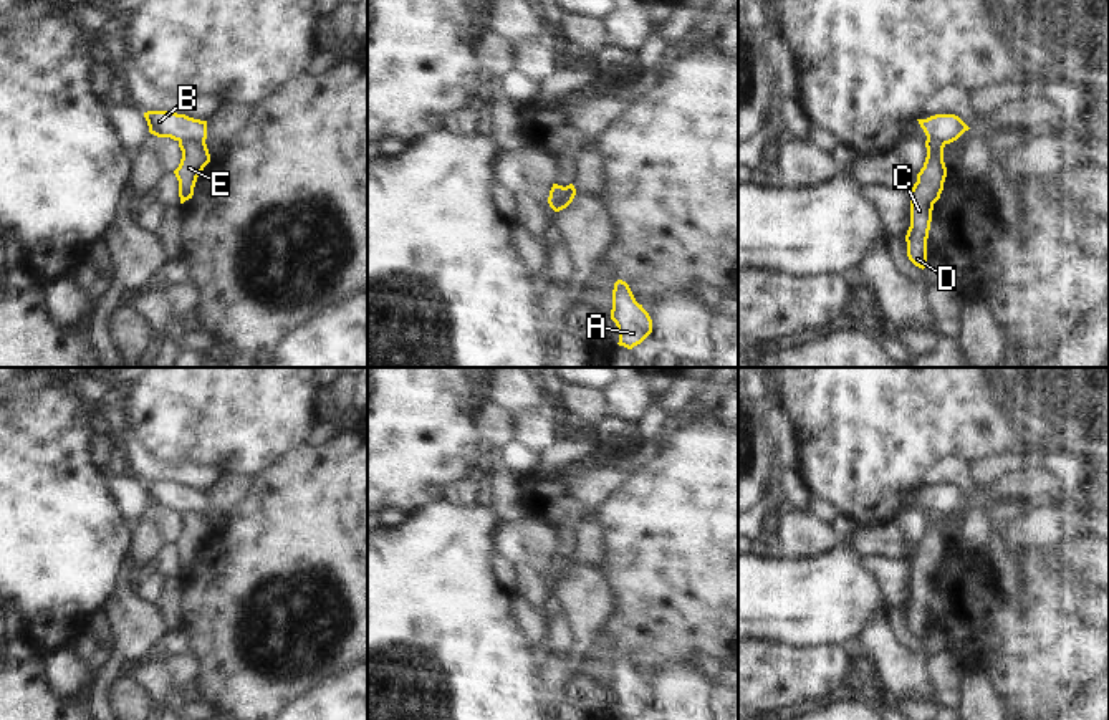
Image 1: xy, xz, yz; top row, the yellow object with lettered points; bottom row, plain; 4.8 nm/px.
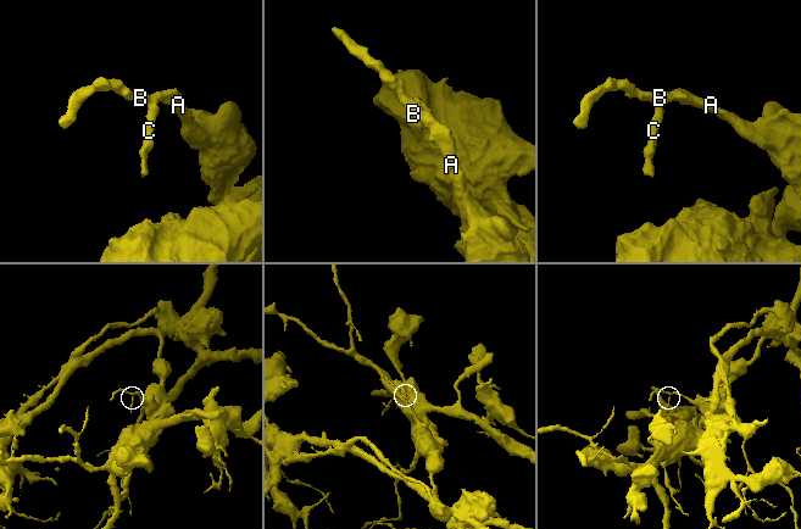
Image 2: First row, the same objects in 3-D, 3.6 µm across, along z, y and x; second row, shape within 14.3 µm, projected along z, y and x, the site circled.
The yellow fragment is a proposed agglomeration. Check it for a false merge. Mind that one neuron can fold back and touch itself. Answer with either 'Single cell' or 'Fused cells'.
Fused cells

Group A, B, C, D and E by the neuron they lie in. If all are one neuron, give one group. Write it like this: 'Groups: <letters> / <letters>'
Groups: A B / C D E

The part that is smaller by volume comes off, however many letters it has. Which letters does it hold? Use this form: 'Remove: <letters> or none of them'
Remove: C, D, E

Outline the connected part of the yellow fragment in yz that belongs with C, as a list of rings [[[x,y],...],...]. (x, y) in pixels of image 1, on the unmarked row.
[[[927,510],[927,528],[917,545],[917,553],[910,561],[910,598],[905,606],[907,627],[919,637],[927,637],[927,609],[932,593],[934,574],[940,569],[947,538],[943,533],[943,518],[940,511]]]

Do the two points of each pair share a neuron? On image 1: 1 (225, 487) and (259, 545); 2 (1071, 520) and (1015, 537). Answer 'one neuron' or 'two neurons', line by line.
1: two neurons
2: one neuron

